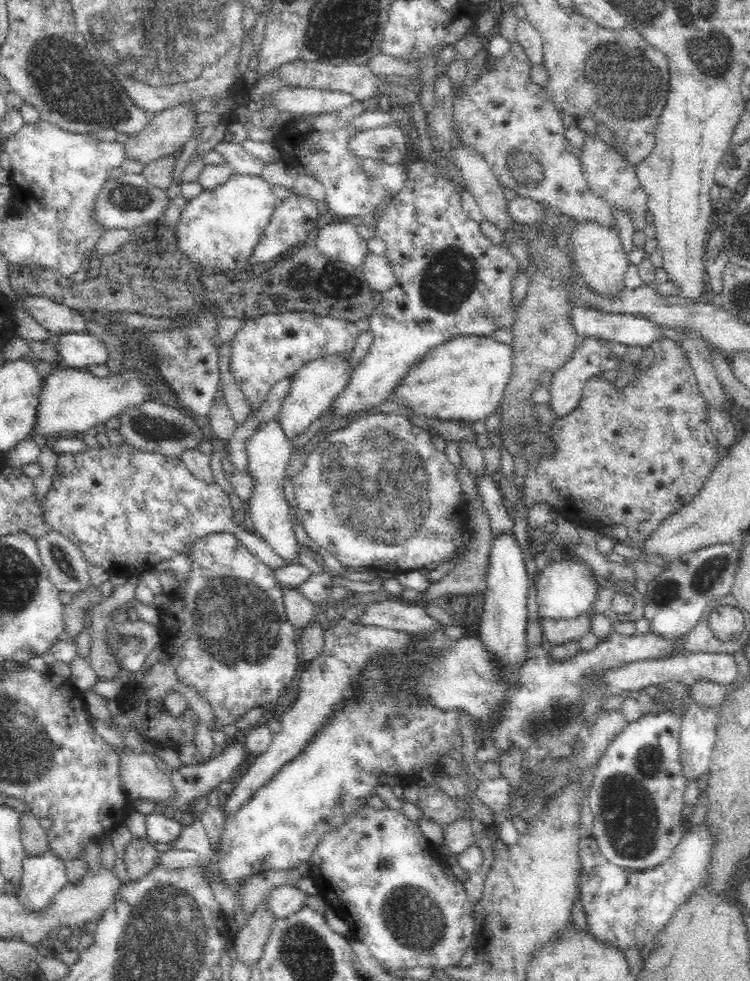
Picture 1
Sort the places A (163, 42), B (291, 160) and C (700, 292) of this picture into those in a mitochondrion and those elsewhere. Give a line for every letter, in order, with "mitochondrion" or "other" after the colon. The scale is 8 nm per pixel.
A: mitochondrion
B: other
C: other

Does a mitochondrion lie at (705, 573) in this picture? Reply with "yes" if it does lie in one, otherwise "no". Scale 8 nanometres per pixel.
yes

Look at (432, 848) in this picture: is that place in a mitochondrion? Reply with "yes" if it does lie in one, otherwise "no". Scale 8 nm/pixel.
no

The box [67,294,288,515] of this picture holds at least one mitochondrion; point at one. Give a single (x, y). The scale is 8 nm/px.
(159, 429)

